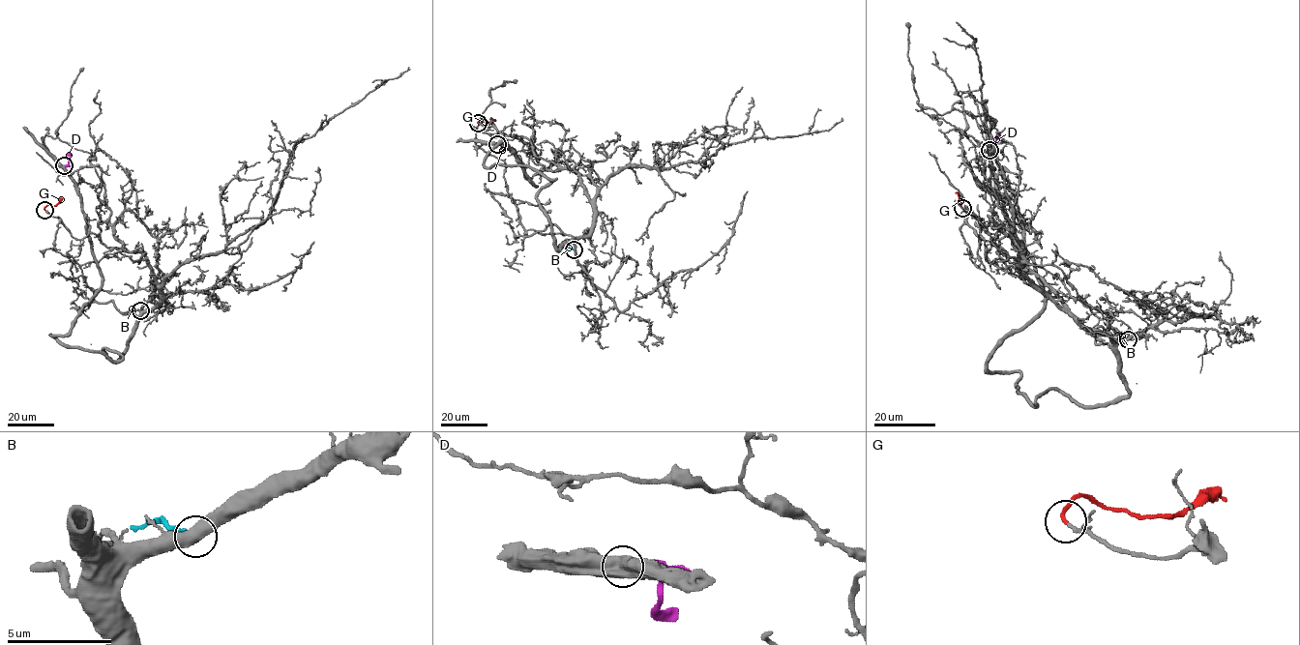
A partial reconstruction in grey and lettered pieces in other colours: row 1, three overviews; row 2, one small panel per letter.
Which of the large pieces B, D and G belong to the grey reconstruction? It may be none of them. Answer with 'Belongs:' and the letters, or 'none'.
Belongs: D, G

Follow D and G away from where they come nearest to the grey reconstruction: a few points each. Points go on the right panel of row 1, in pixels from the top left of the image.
D: (989, 150), (999, 133)
G: (962, 208), (959, 193), (956, 192)

